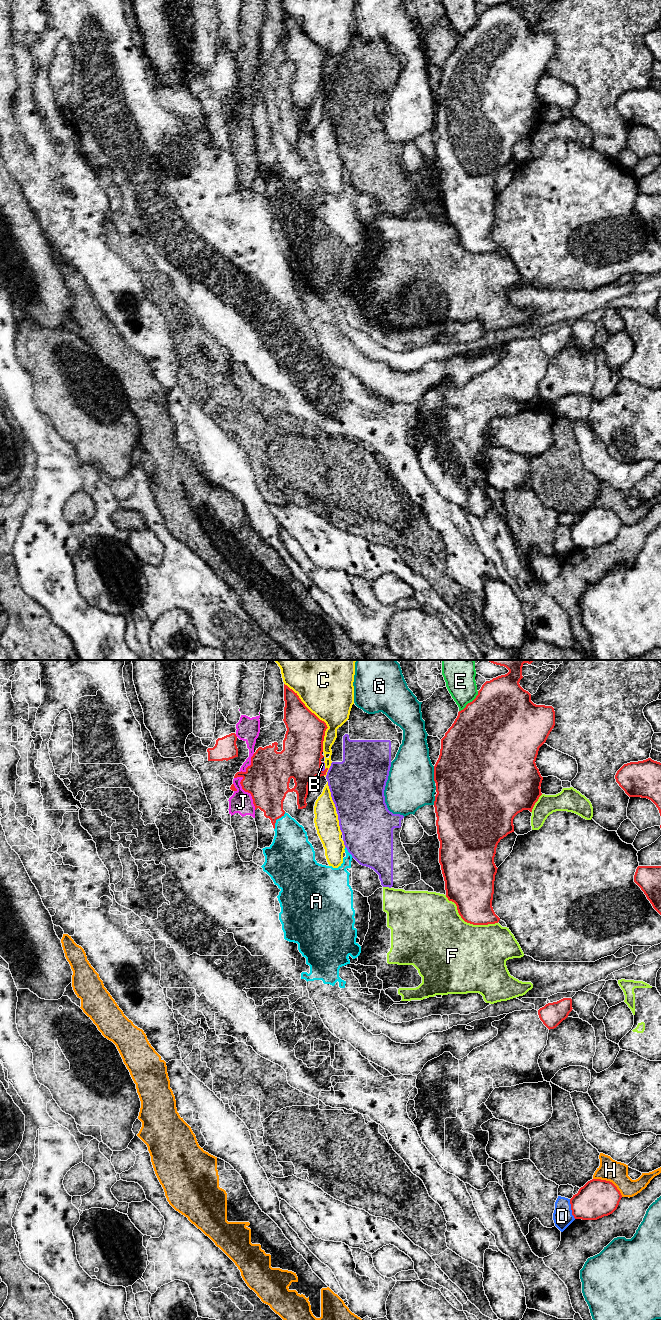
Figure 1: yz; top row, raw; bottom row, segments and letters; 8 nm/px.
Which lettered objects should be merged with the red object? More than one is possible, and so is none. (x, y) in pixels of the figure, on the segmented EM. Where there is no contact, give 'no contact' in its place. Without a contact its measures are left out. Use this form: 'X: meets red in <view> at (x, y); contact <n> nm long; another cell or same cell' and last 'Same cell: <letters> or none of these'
A: meets red in yz at (276, 819); contact 170 nm long; another cell
B: meets red in yz at (320, 767); contact 80 nm long; another cell
C: meets red in yz at (317, 717); contact 650 nm long; another cell
D: meets red in yz at (571, 1209); contact 170 nm long; another cell
E: meets red in yz at (470, 702); contact 220 nm long; another cell
F: meets red in yz at (467, 922); contact 480 nm long; another cell
G: meets red in yz at (434, 774); contact 140 nm long; same cell
H: meets red in yz at (609, 1181); contact 280 nm long; another cell
J: meets red in yz at (245, 791); contact 320 nm long; another cell
Same cell: G

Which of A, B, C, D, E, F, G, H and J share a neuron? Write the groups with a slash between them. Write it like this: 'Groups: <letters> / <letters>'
Groups: A / B / C / D / E / F / G / H / J

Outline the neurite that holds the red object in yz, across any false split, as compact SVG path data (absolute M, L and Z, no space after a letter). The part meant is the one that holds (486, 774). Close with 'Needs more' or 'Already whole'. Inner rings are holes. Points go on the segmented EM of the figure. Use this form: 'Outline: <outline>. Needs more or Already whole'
Outline: M534 660L487 661L504 666L509 672L486 681L476 698L458 712L454 723L441 739L440 755L434 766L439 863L445 881L446 897L456 904L461 918L473 925L495 924L500 920L492 907L498 869L494 863L496 848L501 839L514 832L514 817L523 810L532 812L542 795L540 787L543 777L535 761L539 748L555 726L554 708L534 704L531 694L519 684L523 678L523 664L531 664Z. Already whole

